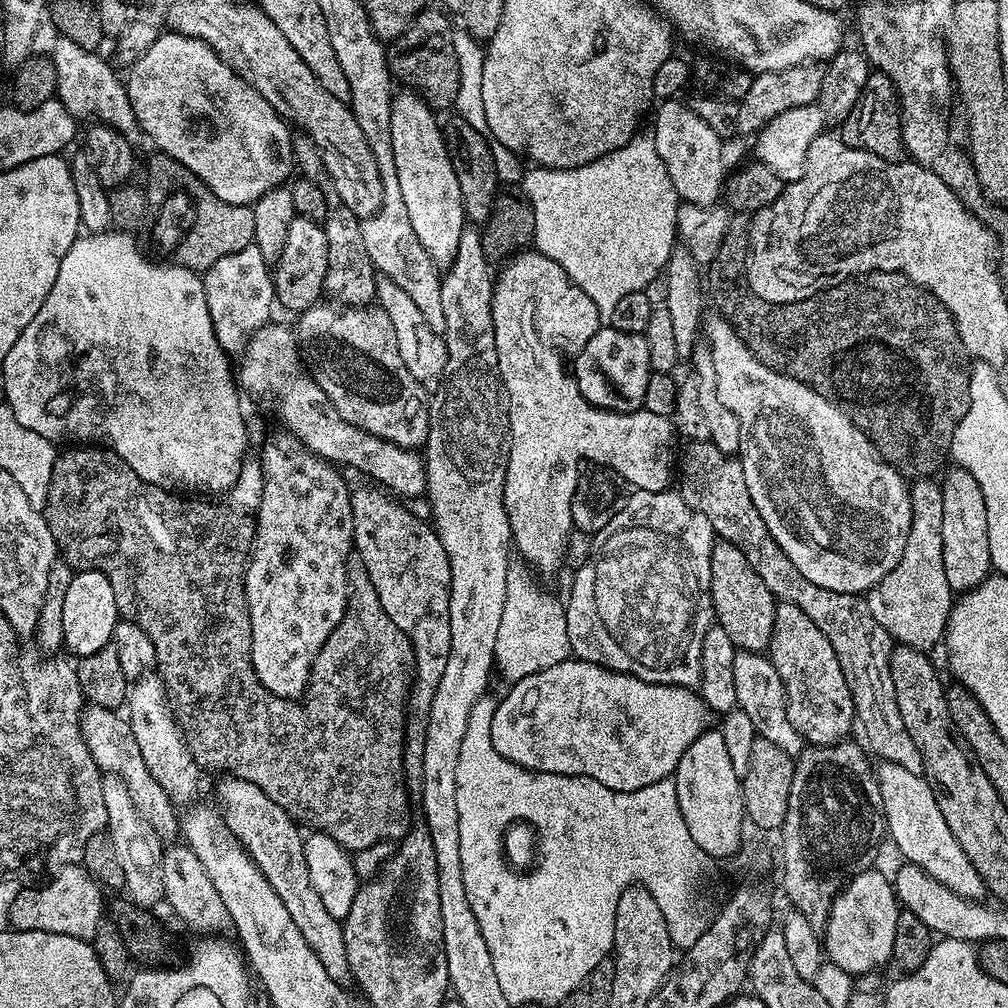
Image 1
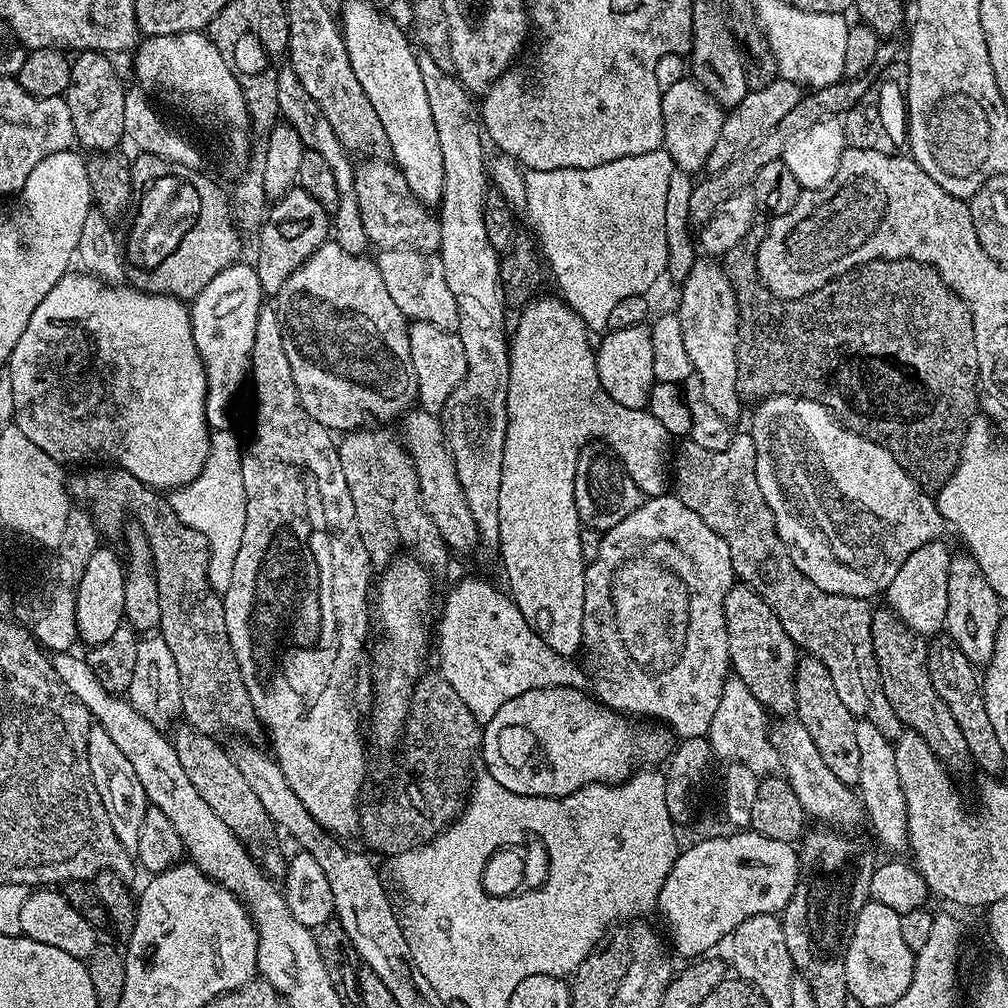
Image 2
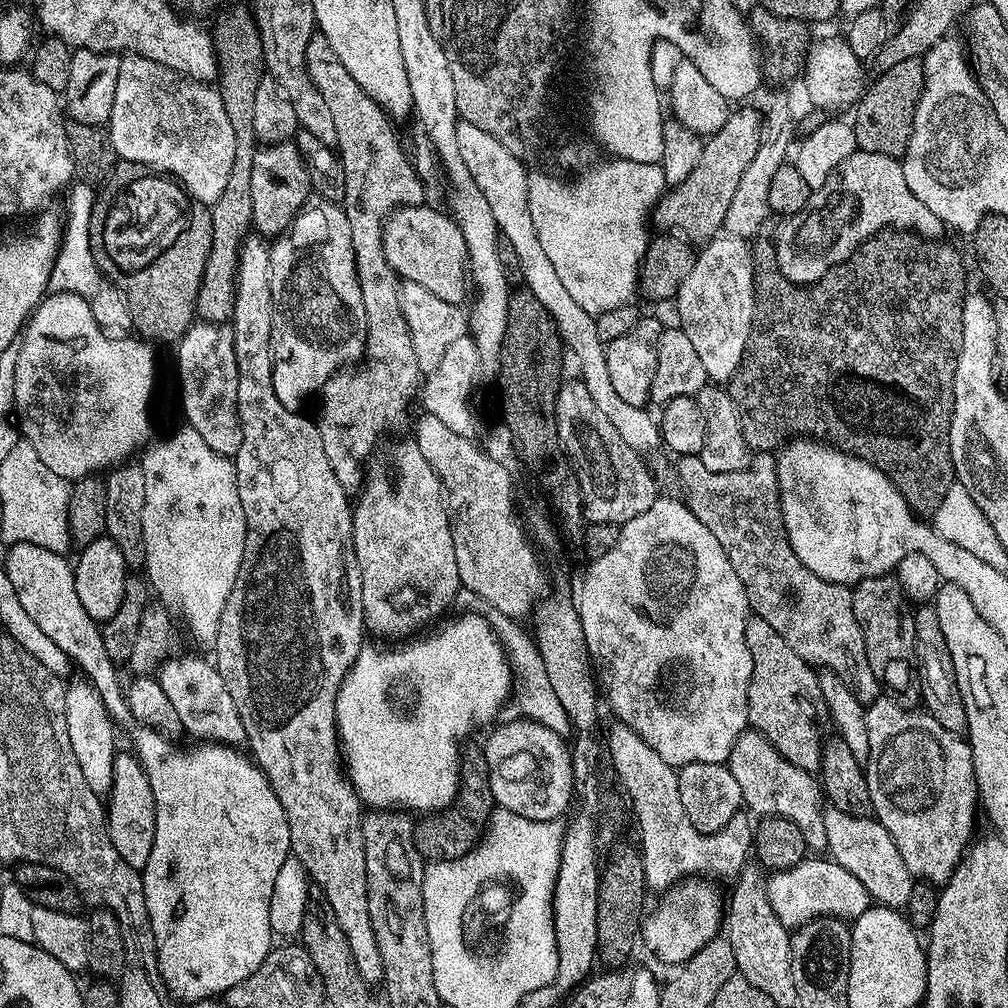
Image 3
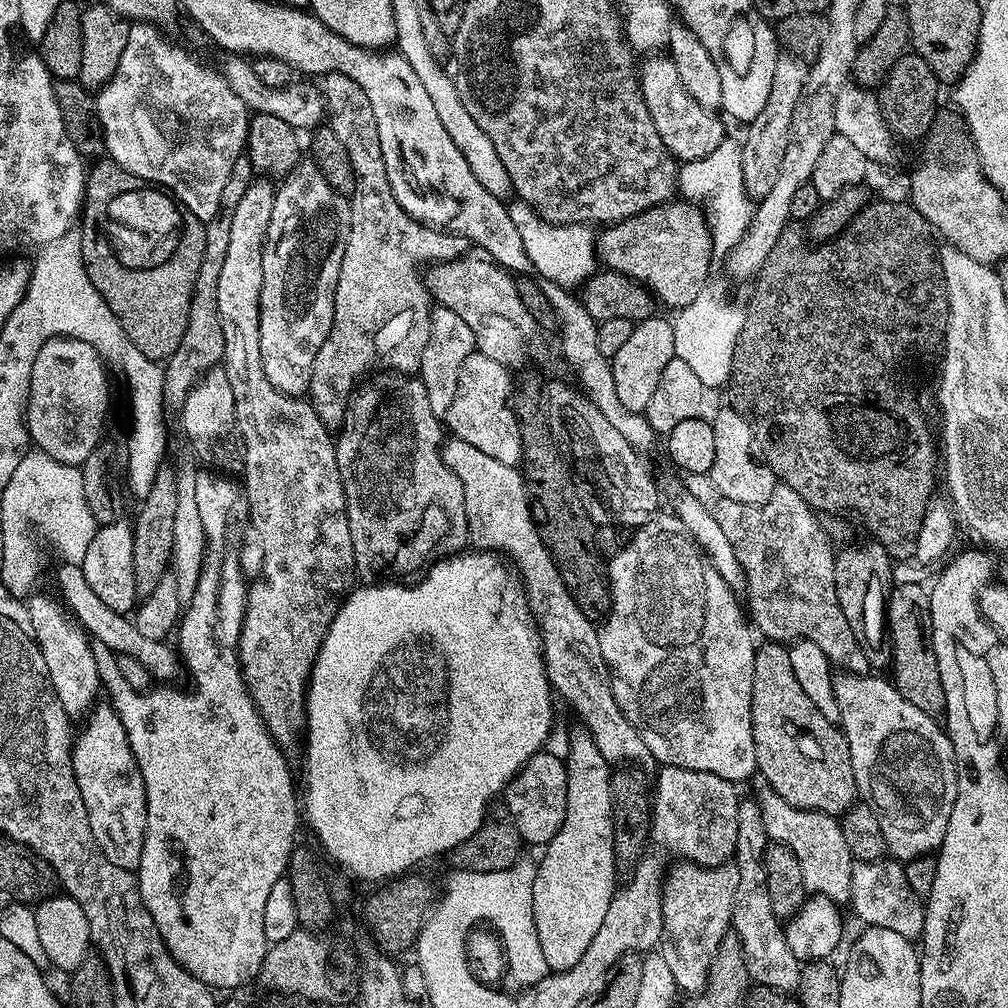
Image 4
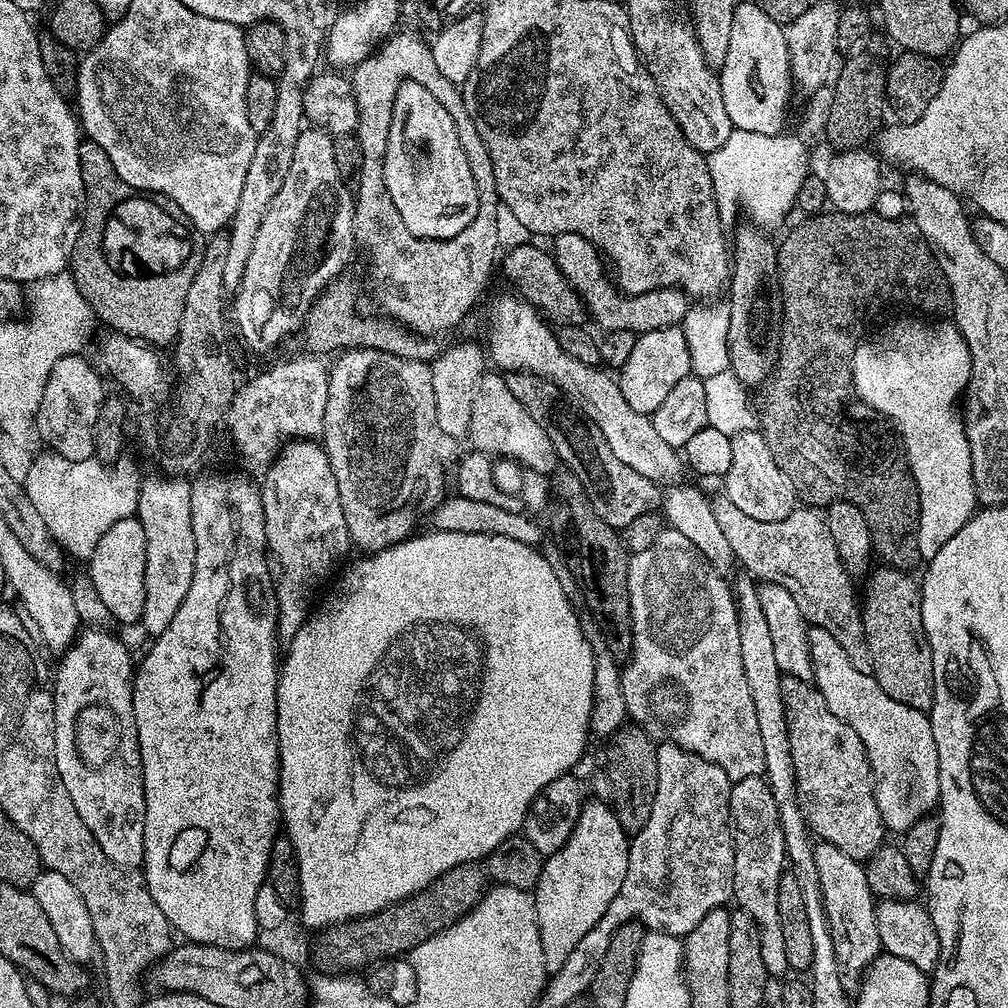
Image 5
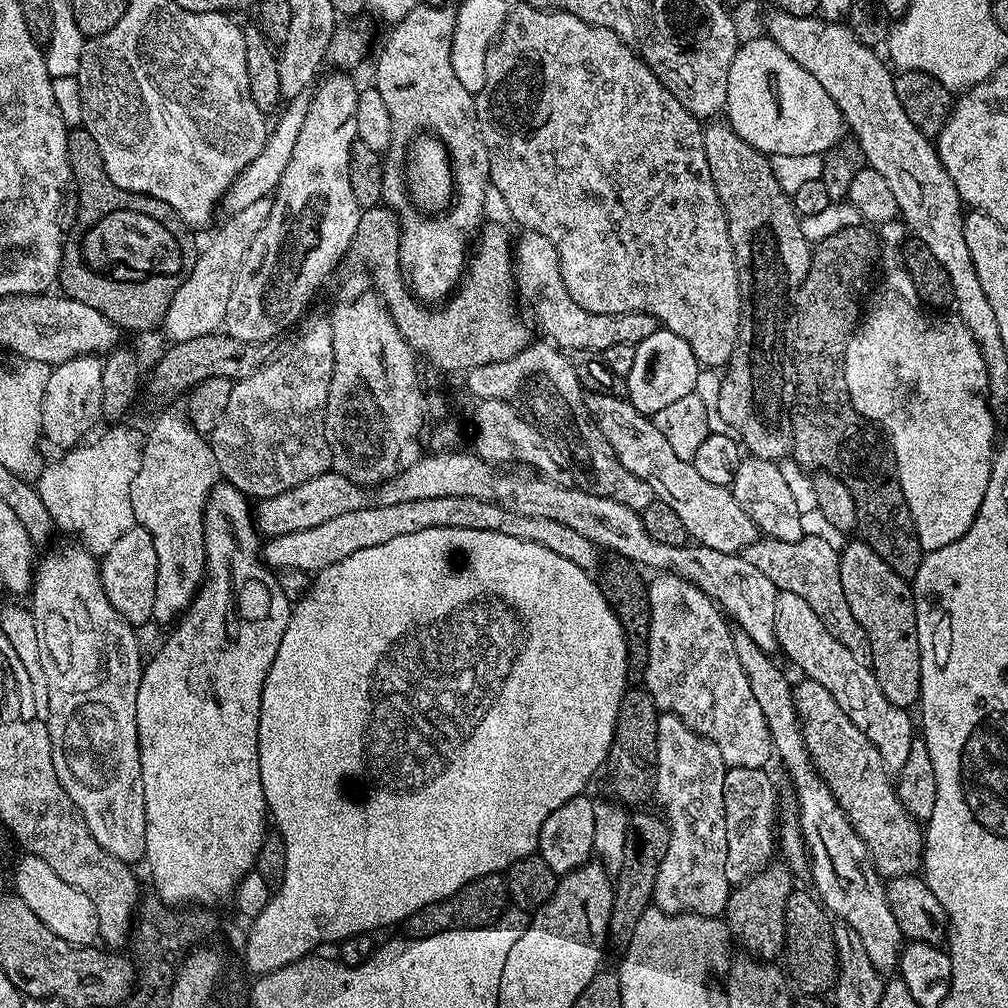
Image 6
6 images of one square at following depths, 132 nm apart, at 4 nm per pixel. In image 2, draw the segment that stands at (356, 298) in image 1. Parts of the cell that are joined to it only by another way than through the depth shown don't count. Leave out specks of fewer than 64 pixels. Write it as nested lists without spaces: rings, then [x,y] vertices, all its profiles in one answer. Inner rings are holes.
[[[290,66],[280,68],[278,74],[278,106],[280,116],[294,130],[298,130],[298,138],[302,138],[305,149],[309,152],[322,154],[322,158],[334,173],[334,182],[338,182],[338,210],[334,213],[334,243],[342,246],[347,252],[364,254],[369,251],[366,226],[362,226],[362,214],[358,214],[358,198],[354,190],[354,160],[347,148],[342,146],[338,134],[334,134],[334,126],[326,122],[326,114],[318,110],[318,102],[310,98],[310,94],[303,88],[302,82],[298,82],[298,74]]]

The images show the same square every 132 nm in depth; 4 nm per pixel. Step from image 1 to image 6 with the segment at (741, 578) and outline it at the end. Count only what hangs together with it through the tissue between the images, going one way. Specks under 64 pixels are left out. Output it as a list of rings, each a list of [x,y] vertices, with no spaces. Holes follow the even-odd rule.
[[[800,678],[800,681],[795,681],[792,697],[812,765],[816,767],[816,773],[827,782],[838,806],[842,806],[850,826],[854,826],[858,838],[862,838],[862,842],[868,847],[876,871],[884,878],[919,873],[924,862],[925,829],[918,826],[917,821],[902,806],[896,793],[896,785],[890,779],[888,767],[882,762],[882,754],[876,749],[874,742],[870,742],[870,738],[866,738],[866,734],[862,734],[862,730],[858,730],[858,726],[850,722],[850,718],[846,718],[846,710],[842,710],[842,706],[834,702],[826,686],[807,678]]]

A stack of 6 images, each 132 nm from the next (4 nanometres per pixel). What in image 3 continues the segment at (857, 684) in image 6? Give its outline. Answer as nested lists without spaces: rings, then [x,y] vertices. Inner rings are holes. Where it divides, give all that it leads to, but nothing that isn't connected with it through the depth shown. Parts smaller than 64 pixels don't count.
[[[881,698],[875,700],[874,703],[867,705],[866,708],[866,738],[870,738],[870,750],[866,761],[866,771],[868,774],[868,785],[870,786],[870,802],[875,819],[880,821],[882,827],[888,831],[890,838],[894,838],[894,846],[898,846],[898,854],[902,854],[902,862],[906,862],[906,870],[910,870],[910,874],[920,882],[927,882],[933,886],[943,886],[947,884],[948,879],[952,877],[952,871],[963,860],[965,852],[970,847],[970,841],[973,839],[974,831],[972,827],[976,824],[976,816],[978,820],[978,789],[976,786],[976,774],[972,768],[972,751],[968,745],[967,739],[963,735],[946,730],[946,726],[942,726],[929,716],[924,710],[909,710],[897,704],[891,698]]]

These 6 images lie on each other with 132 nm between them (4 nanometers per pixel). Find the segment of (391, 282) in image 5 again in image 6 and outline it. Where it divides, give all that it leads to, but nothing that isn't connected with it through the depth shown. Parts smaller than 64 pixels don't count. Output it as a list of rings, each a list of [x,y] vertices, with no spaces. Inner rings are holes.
[[[430,2],[417,3],[406,18],[402,18],[391,27],[388,41],[376,60],[376,80],[374,86],[378,94],[382,94],[382,102],[386,102],[386,110],[390,110],[392,123],[392,147],[383,157],[384,181],[380,199],[383,207],[391,208],[396,213],[402,229],[403,247],[400,250],[400,266],[408,281],[412,295],[421,302],[443,302],[456,291],[465,271],[466,257],[470,245],[479,233],[484,219],[484,203],[486,190],[490,186],[490,154],[482,142],[482,134],[478,130],[478,114],[476,98],[458,82],[451,62],[451,42],[454,38],[457,9],[452,6],[435,8]],[[430,130],[445,148],[450,150],[452,170],[458,181],[458,199],[443,214],[435,218],[424,218],[418,215],[406,191],[406,148],[417,134]]]

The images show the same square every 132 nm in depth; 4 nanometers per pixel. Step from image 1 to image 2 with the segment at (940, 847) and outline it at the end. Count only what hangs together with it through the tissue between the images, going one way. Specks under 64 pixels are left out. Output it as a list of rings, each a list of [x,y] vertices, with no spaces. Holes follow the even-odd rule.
[[[857,719],[854,735],[858,742],[860,770],[858,770],[858,795],[867,823],[872,823],[872,832],[888,848],[908,848],[908,815],[902,786],[898,778],[898,766],[894,766],[893,741],[887,740],[874,726],[874,722]]]

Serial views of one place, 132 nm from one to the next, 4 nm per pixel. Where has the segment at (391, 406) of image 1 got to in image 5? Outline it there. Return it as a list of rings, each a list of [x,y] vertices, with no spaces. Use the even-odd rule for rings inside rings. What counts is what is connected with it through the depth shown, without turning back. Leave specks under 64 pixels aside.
[[[308,126],[298,138],[298,147],[290,162],[290,174],[282,182],[282,190],[274,194],[266,218],[262,218],[262,227],[258,229],[258,238],[254,238],[254,250],[246,258],[246,270],[242,282],[235,289],[236,302],[230,312],[236,315],[236,328],[240,336],[256,352],[264,352],[275,344],[280,344],[288,335],[299,333],[304,327],[304,319],[312,308],[312,303],[321,292],[341,275],[348,255],[354,249],[354,218],[356,205],[353,193],[347,188],[345,177],[340,175],[338,162],[334,162],[333,137],[323,128]]]

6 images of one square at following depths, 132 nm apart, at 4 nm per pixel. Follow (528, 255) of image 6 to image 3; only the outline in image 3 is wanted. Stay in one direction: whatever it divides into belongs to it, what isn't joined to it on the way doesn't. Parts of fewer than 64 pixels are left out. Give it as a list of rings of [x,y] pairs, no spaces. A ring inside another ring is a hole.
[[[740,106],[726,118],[726,126],[704,140],[704,149],[686,182],[669,187],[654,209],[654,224],[665,233],[676,233],[689,242],[707,242],[723,229],[726,210],[734,199],[734,190],[746,174],[746,166],[758,154],[762,139],[762,116],[752,108]]]

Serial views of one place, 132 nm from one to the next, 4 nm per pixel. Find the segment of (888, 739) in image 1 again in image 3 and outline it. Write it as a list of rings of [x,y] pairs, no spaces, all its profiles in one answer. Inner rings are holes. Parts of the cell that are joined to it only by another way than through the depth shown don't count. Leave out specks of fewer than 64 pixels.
[[[761,452],[741,472],[711,472],[702,466],[699,456],[682,456],[675,463],[676,476],[684,487],[683,502],[696,515],[698,522],[702,522],[702,526],[706,526],[706,530],[722,542],[722,550],[726,550],[726,558],[730,558],[730,566],[734,566],[746,590],[751,611],[770,622],[770,626],[774,626],[774,630],[790,642],[790,646],[807,664],[838,674],[838,678],[850,686],[861,704],[867,706],[881,699],[880,683],[878,678],[874,678],[874,670],[870,670],[870,662],[866,658],[866,642],[862,638],[860,620],[854,618],[852,588],[818,578],[814,570],[802,566],[798,554],[794,554],[790,546],[780,509],[775,455]]]

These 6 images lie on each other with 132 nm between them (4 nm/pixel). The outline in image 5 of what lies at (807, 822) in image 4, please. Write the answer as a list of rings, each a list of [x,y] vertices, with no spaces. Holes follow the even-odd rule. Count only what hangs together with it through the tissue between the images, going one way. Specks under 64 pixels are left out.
[[[820,842],[815,845],[815,849],[814,866],[818,886],[822,890],[826,918],[832,928],[834,958],[838,958],[842,986],[852,990],[859,985],[874,957],[882,952],[876,921],[877,901],[870,890],[868,874],[861,861],[846,858],[846,854],[842,854],[842,850],[838,850],[838,846],[833,844]]]

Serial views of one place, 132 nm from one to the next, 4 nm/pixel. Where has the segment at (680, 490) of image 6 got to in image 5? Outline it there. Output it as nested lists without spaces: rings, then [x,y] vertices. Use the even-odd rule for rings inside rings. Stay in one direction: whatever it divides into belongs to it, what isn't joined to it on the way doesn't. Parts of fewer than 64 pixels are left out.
[[[511,295],[498,297],[488,316],[486,352],[491,363],[493,360],[497,364],[493,365],[505,373],[529,372],[541,380],[549,380],[561,397],[568,399],[569,396],[573,400],[569,401],[581,416],[602,430],[602,438],[610,442],[610,451],[621,462],[626,462],[630,470],[638,470],[642,478],[650,478],[661,486],[667,485],[668,476],[676,476],[682,469],[682,456],[677,449],[666,446],[666,442],[658,438],[651,416],[638,414],[638,410],[633,410],[626,403],[626,398],[622,398],[619,379],[611,371],[600,366],[586,366],[586,362],[570,358],[570,354],[558,346],[556,332],[540,313],[519,295]]]

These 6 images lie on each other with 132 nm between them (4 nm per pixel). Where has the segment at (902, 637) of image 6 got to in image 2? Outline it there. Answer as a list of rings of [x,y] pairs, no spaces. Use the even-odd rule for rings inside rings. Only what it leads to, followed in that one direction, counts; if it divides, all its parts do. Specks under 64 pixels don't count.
[[[947,634],[931,637],[928,646],[928,669],[930,682],[934,682],[934,690],[938,690],[938,698],[942,698],[946,706],[950,706],[954,722],[958,722],[958,730],[962,730],[962,738],[966,738],[966,746],[975,767],[980,767],[984,774],[1000,774],[1004,768],[1006,753],[1002,750],[1002,742],[998,742],[998,733],[990,722],[990,714],[986,714],[984,689],[977,669]]]

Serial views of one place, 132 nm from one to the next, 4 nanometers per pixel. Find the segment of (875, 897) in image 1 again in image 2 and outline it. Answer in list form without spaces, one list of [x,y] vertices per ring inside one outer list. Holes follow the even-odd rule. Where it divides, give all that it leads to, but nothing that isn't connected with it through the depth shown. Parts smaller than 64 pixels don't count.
[[[869,899],[868,903],[862,906],[862,910],[854,922],[854,934],[850,938],[850,946],[846,950],[846,982],[849,989],[896,988],[892,990],[902,990],[906,986],[910,986],[915,961],[916,958],[910,950],[910,946],[906,946],[906,941],[902,938],[900,913],[894,911],[890,906],[882,906],[882,902]]]

